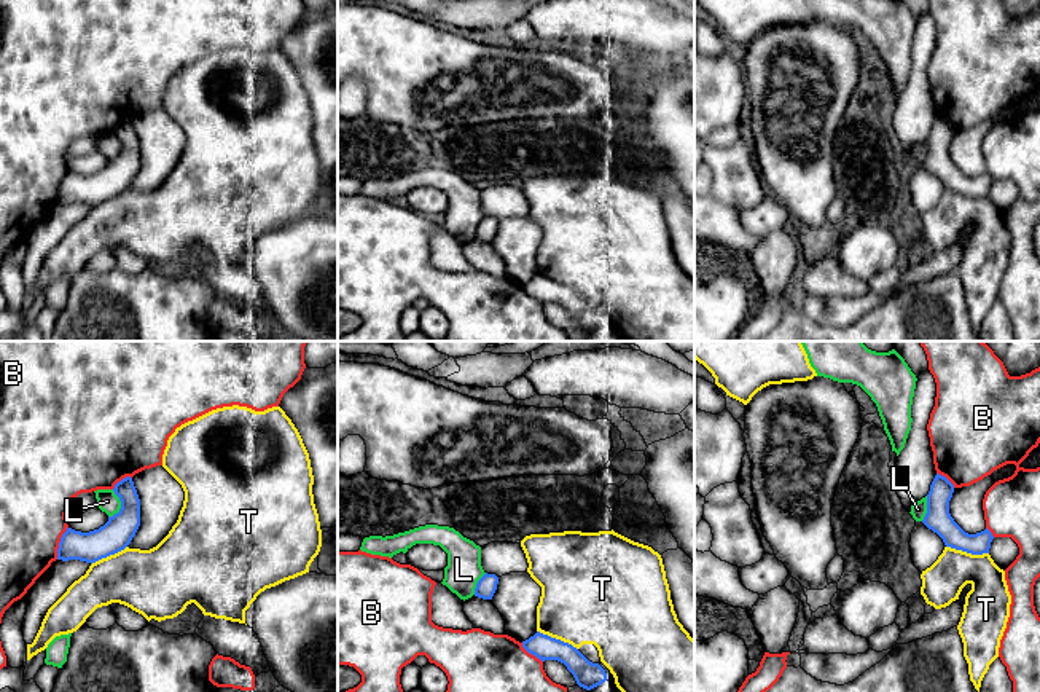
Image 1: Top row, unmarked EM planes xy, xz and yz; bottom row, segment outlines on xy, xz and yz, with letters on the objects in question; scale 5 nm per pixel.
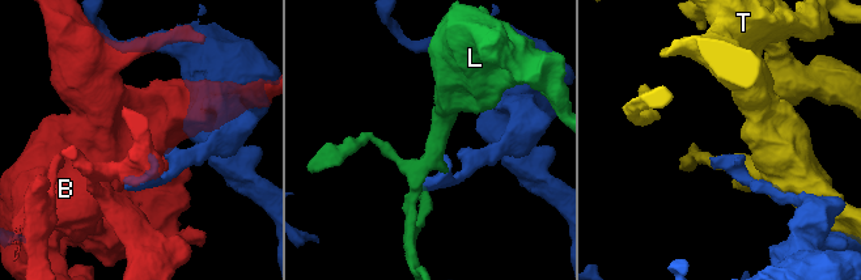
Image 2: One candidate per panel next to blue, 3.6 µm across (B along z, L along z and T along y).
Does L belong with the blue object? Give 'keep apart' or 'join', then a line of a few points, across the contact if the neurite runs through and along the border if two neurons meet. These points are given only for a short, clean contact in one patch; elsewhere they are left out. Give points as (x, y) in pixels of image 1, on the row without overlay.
keep apart | xy (112, 133), (120, 144), (120, 152), (109, 160)

